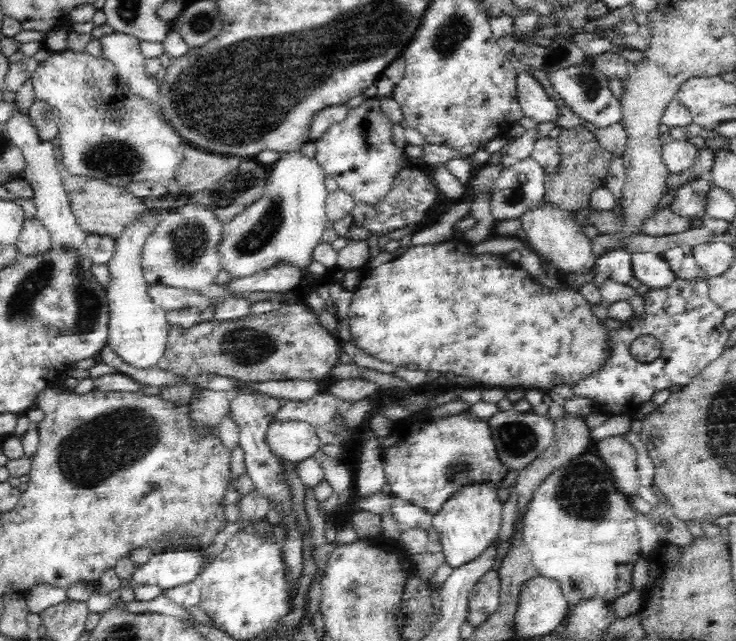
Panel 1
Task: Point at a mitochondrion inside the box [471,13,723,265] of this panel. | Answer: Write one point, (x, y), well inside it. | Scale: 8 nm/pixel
(588, 85)

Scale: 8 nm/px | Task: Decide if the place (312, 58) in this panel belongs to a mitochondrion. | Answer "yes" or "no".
yes

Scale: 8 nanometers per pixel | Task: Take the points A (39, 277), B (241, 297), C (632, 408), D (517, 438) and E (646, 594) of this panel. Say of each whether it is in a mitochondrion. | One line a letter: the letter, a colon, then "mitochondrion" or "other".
A: mitochondrion
B: other
C: other
D: mitochondrion
E: other

